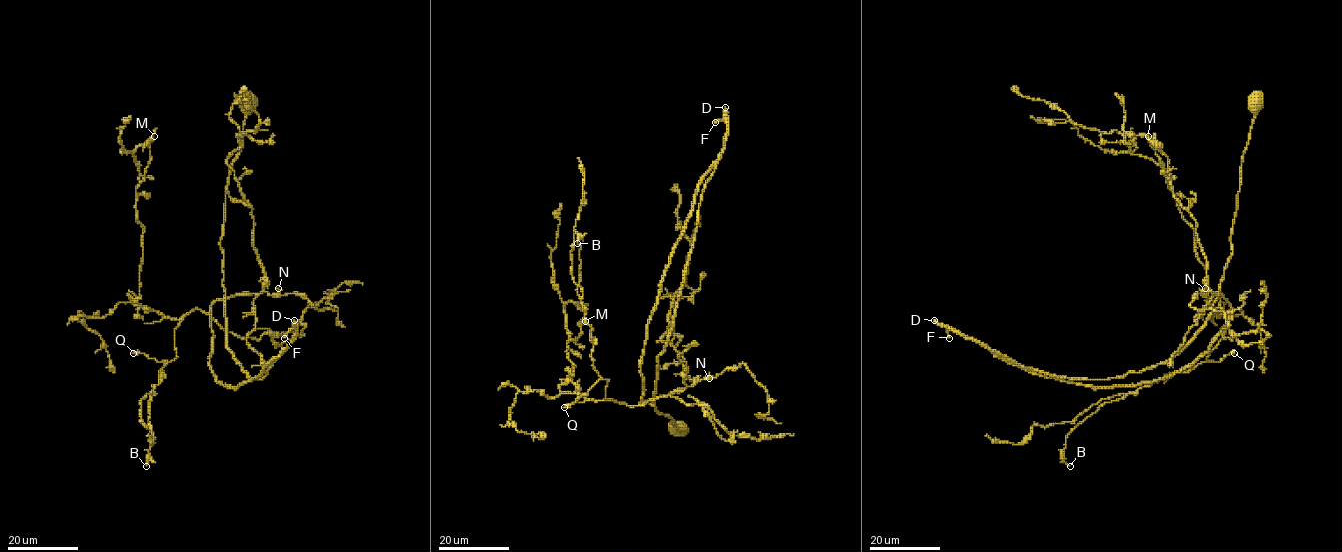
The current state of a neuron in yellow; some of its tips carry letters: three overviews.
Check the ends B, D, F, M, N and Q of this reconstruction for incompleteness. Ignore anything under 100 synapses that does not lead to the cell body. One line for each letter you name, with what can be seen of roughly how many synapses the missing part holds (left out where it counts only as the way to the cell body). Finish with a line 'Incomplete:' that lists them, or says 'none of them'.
D: about 1000 synapses
F: about 140 synapses
Incomplete: D, F

